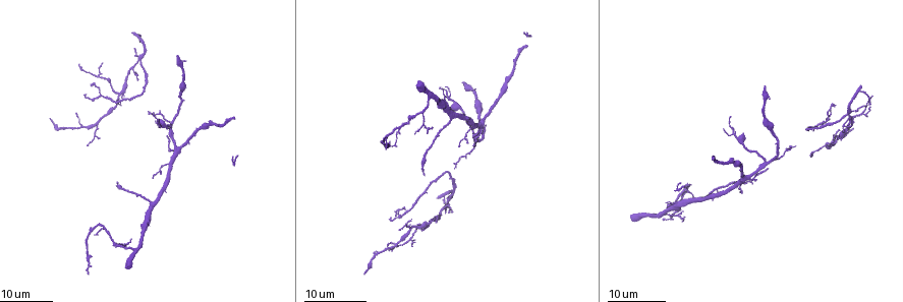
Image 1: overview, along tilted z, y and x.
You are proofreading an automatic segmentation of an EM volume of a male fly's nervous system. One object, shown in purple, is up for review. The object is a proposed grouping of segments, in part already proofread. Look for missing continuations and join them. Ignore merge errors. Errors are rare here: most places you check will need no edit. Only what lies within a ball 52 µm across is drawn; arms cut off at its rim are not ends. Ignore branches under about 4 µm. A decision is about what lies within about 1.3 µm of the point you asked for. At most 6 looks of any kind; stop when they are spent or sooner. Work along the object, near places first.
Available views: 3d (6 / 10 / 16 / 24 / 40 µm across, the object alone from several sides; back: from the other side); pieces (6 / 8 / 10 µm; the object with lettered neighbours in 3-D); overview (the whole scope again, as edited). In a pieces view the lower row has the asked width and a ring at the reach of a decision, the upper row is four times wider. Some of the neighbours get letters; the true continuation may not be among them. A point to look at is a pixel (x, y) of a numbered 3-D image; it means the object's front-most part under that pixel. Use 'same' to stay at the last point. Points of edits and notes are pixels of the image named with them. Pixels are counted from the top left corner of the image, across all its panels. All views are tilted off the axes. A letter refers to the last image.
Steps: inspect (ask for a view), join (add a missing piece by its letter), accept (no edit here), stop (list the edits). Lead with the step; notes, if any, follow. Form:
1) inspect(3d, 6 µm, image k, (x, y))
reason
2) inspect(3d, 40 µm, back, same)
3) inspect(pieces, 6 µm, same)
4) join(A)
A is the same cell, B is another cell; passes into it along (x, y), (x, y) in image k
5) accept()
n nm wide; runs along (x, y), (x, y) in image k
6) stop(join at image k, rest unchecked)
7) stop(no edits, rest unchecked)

inspect(3d, 24 µm, image 1, (83, 94))
branch stops here

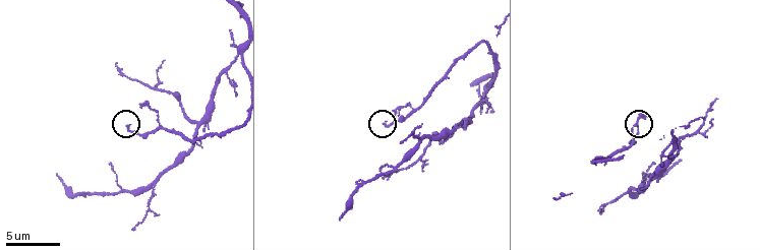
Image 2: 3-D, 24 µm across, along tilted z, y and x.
inspect(pieces, 6 µm, image 2, (129, 127))

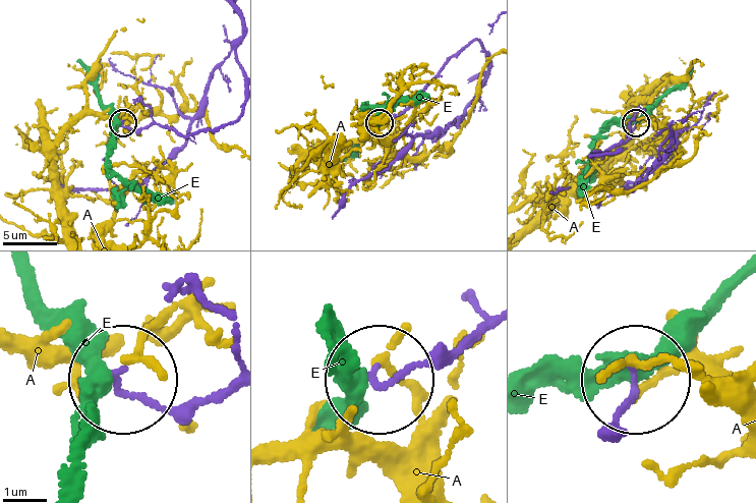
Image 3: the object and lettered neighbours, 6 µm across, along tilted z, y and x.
accept()
A and E are other cells; no lettered piece goes on from it

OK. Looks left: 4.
inspect(3d, 16 µm, image 1, (474, 146))

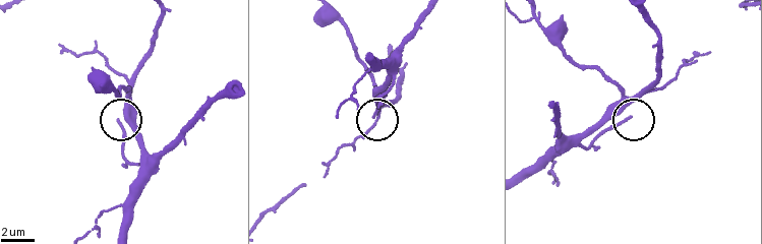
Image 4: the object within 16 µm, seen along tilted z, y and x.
inspect(pieces, 6 µm, image 4, (629, 118))
see the neighbours

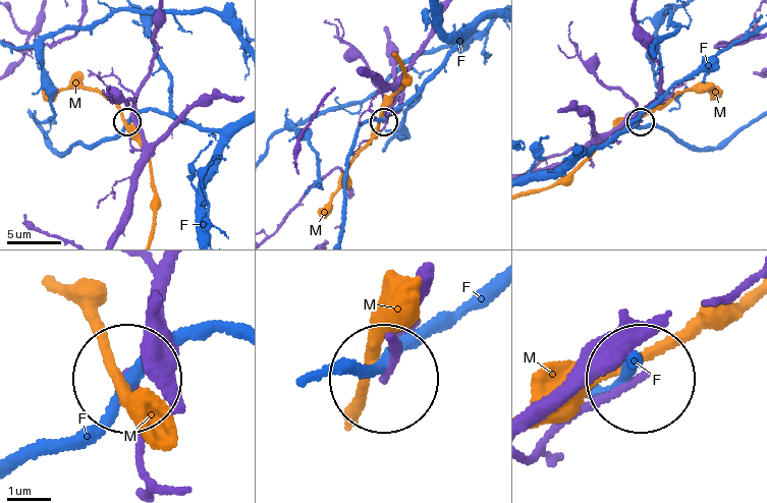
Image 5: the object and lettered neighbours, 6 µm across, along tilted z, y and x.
accept()
F and M are other cells; runs along (532, 453), (633, 381) in image 5; no lettered piece goes on from it

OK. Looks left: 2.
inspect(3d, 24 µm, image 1, (422, 173))
free end

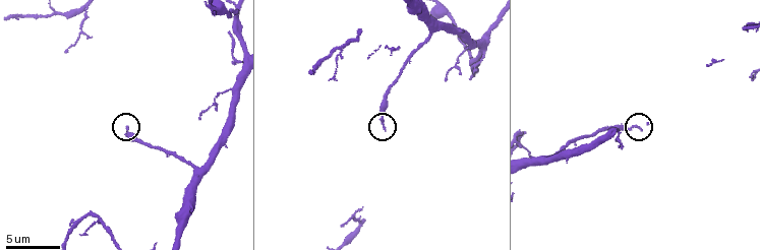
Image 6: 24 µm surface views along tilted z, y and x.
inspect(pieces, 6 µm, image 6, (384, 127))
see the neighbours

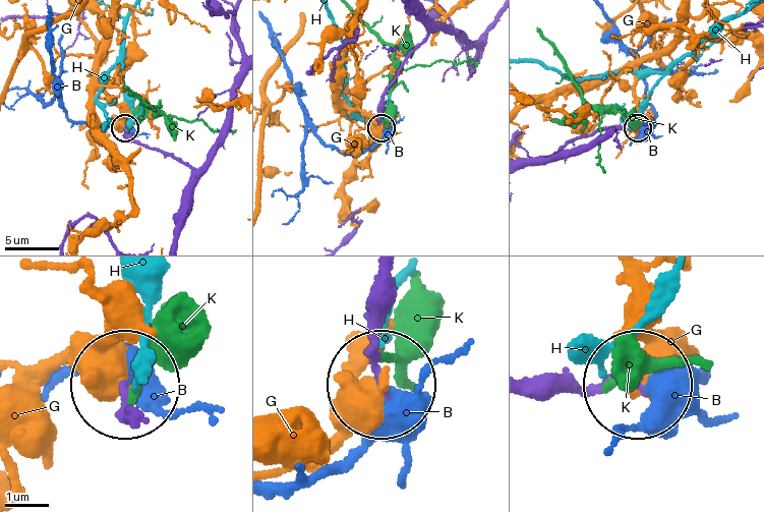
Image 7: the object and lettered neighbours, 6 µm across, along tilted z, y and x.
accept()
B, G, H and K are other cells; runs along (389, 277), (376, 384) in image 7; no lettered piece goes on from it

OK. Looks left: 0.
stop(no edits, rest unchecked)

